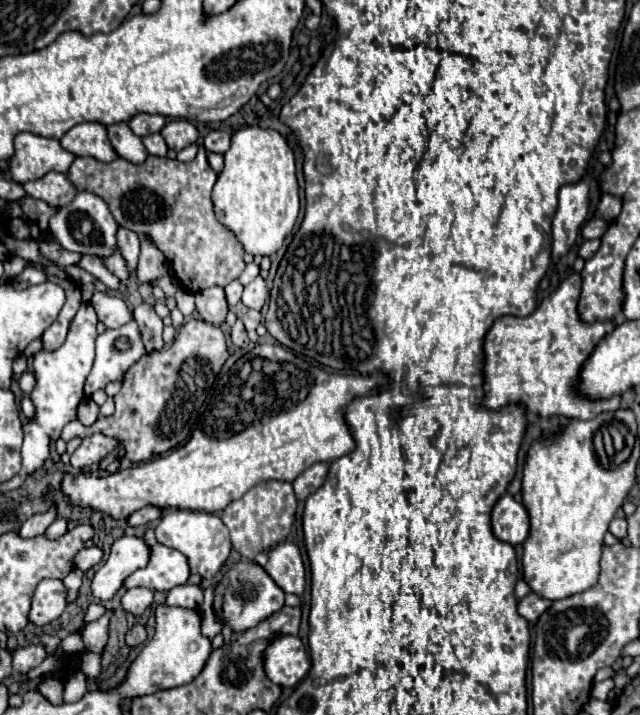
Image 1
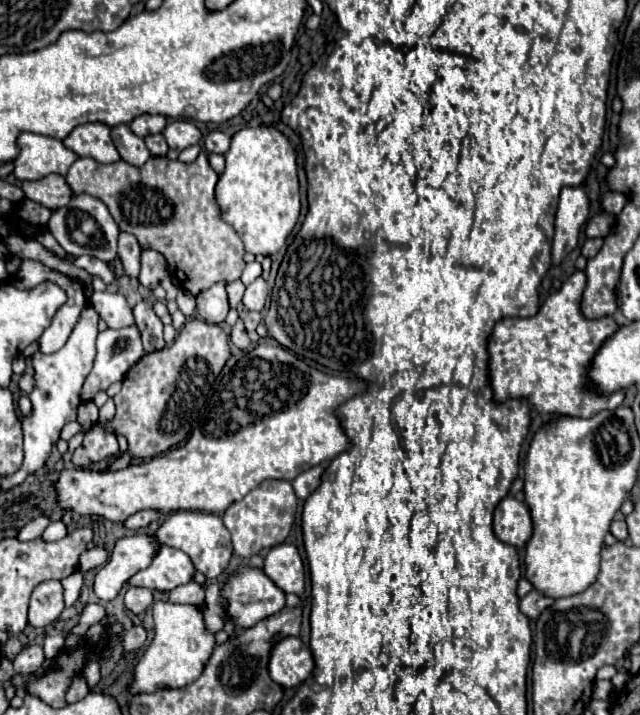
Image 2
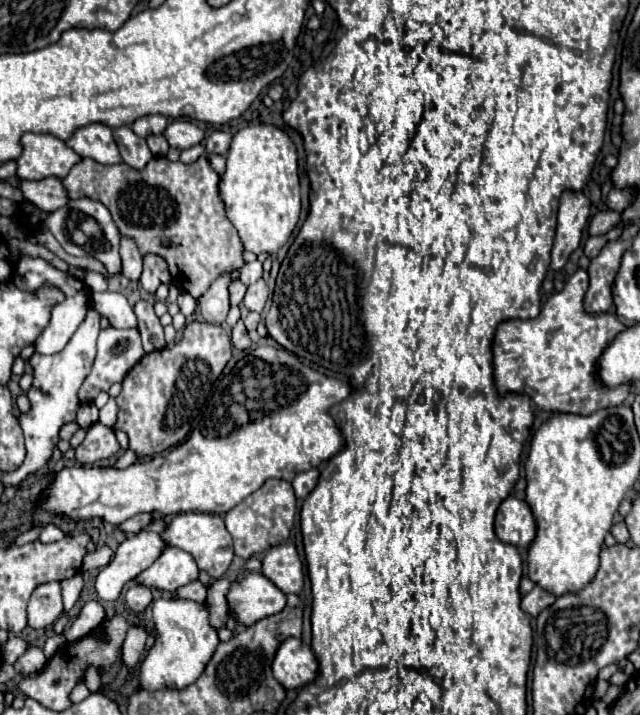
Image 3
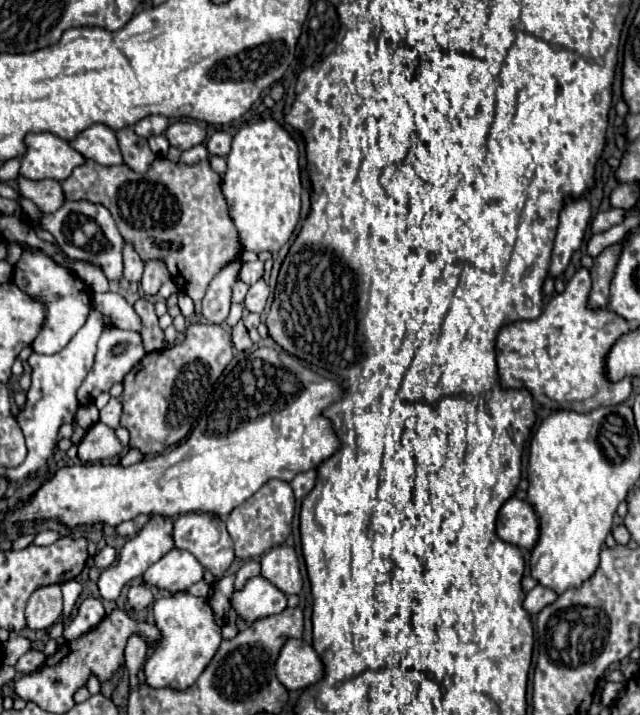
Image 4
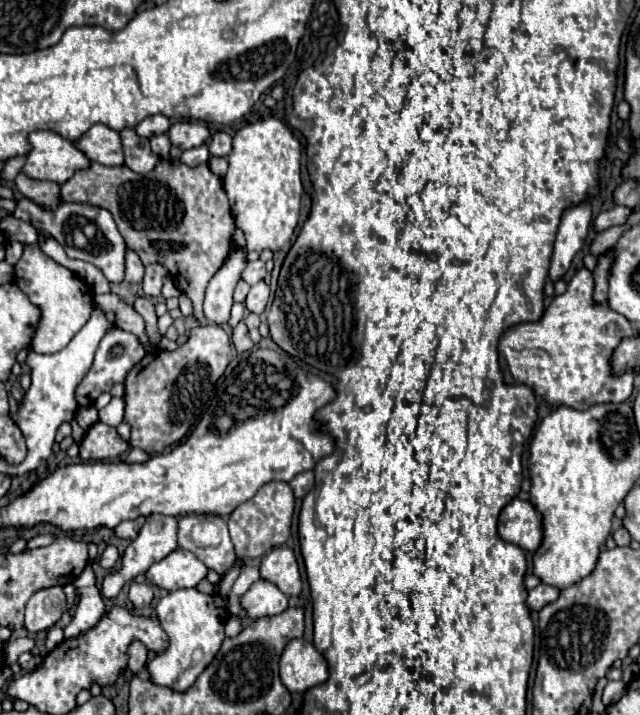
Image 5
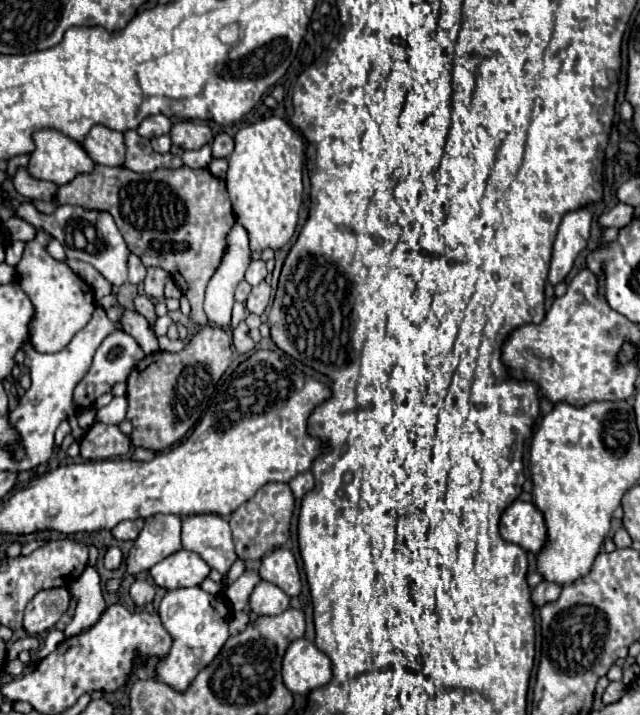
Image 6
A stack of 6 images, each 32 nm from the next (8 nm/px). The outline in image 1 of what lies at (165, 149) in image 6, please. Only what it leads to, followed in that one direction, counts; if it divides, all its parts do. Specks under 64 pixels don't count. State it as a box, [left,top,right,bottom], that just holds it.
[142,134,168,156]

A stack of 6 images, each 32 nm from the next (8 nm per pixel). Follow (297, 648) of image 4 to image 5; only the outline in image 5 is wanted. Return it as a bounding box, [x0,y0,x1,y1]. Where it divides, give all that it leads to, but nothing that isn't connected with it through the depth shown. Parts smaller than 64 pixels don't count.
[280,640,328,692]

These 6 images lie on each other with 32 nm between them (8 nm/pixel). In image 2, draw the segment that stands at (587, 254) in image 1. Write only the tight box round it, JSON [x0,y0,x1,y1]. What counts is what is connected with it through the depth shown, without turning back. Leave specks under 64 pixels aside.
[582,238,602,258]

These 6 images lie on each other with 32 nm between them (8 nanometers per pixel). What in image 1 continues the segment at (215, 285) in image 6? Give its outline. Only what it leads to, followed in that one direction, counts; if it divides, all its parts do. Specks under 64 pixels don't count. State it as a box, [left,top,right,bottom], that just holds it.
[196,286,228,326]

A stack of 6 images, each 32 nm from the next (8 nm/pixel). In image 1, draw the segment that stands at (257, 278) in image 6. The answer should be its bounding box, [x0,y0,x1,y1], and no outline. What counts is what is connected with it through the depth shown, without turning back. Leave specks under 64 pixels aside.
[238,262,260,286]

